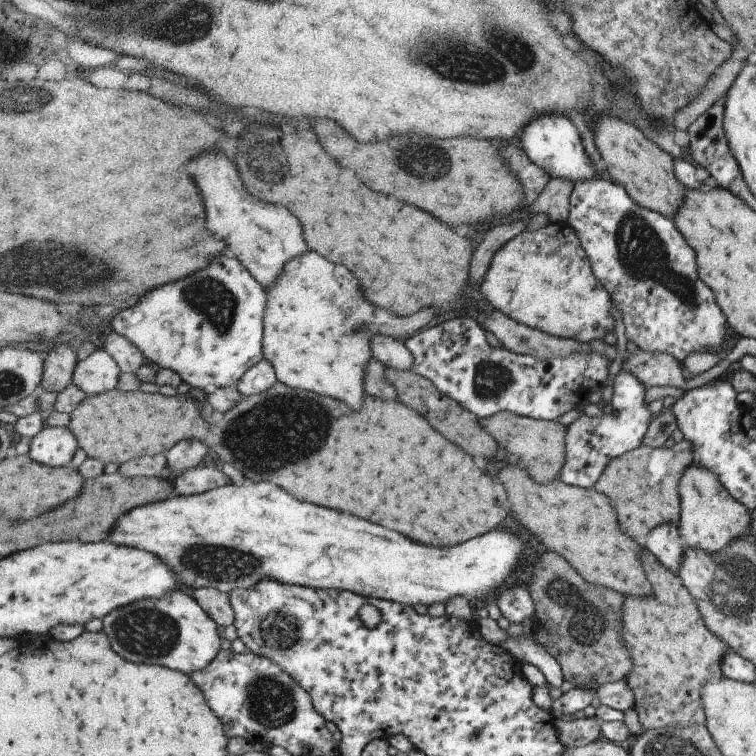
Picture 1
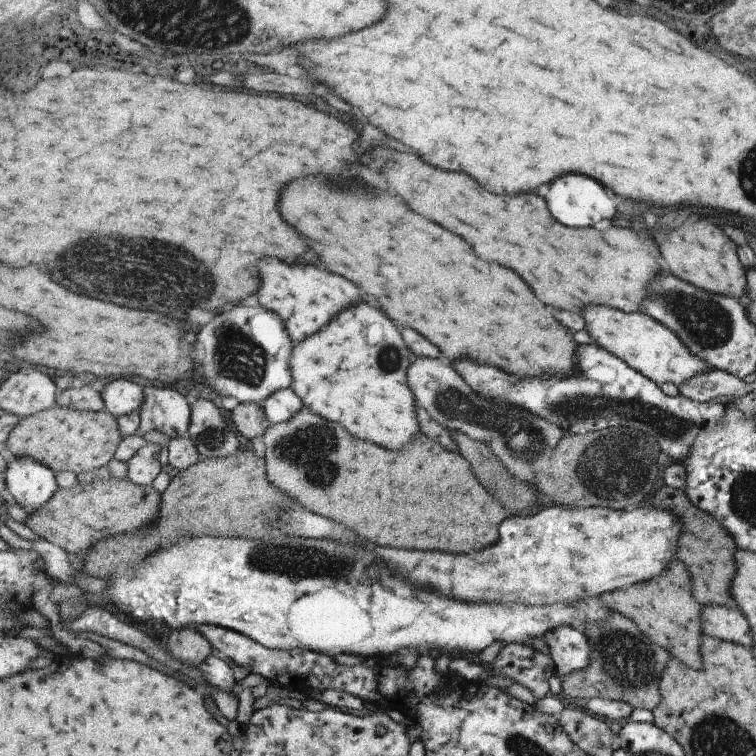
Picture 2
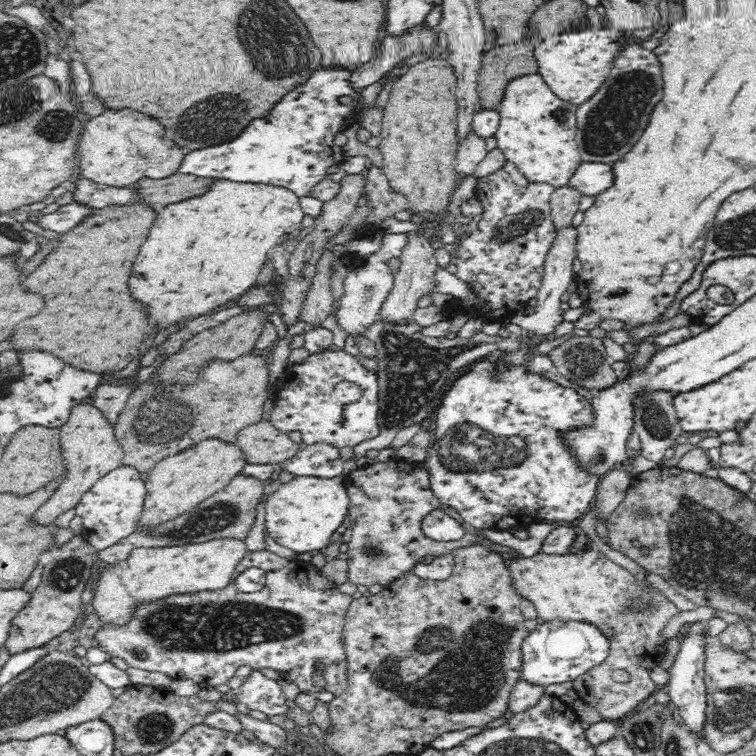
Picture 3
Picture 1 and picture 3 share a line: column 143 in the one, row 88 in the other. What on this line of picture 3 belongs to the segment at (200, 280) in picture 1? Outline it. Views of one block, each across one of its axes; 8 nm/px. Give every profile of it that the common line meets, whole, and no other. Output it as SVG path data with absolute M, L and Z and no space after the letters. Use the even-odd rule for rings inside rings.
M347 69L316 70L306 84L300 84L294 92L283 96L284 100L277 102L276 108L266 118L253 120L233 141L186 153L177 172L202 177L202 179L224 178L222 181L228 180L234 183L270 184L286 188L298 197L309 196L313 186L326 179L326 169L333 164L338 165L345 157L341 145L335 142L335 136L345 131L346 126L351 125L353 119L357 119L354 110L362 101L361 93L350 86L348 81L350 74L351 70ZM342 96L350 96L352 102L348 105L342 104L340 102Z

